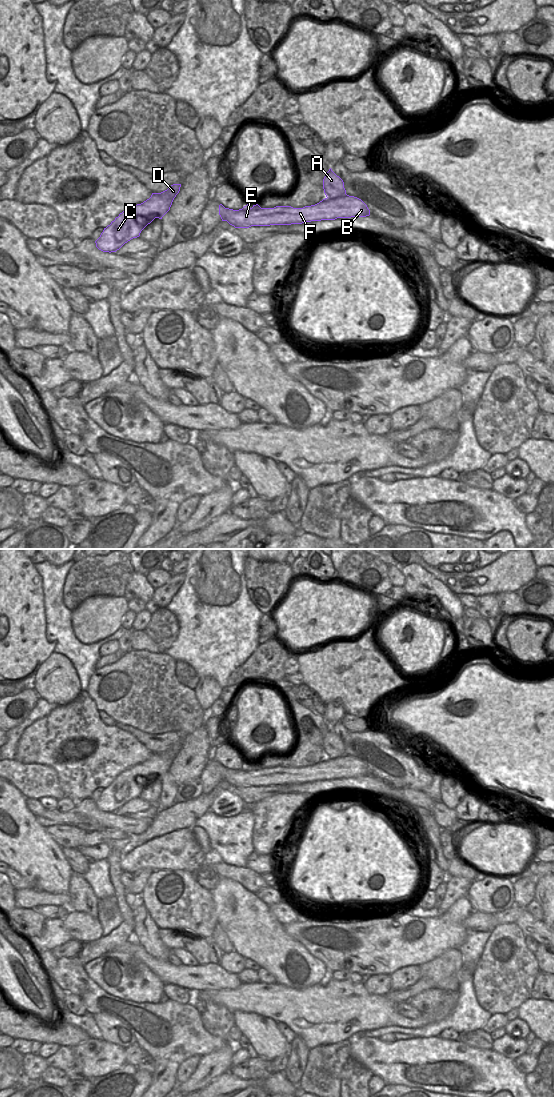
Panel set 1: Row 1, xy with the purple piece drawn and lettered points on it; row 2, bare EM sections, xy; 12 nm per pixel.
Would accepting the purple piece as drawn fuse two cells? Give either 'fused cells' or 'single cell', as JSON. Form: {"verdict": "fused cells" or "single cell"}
{"verdict": "fused cells"}

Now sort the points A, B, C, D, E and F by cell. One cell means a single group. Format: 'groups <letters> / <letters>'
groups A / B C D E F

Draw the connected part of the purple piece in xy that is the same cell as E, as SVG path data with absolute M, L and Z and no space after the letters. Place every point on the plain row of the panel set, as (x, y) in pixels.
M354 756L325 758L319 763L303 768L276 766L261 768L258 764L250 767L248 763L242 769L233 770L219 765L222 781L227 781L235 788L251 786L291 785L304 782L335 780L337 778L366 777L370 775L367 765Z

